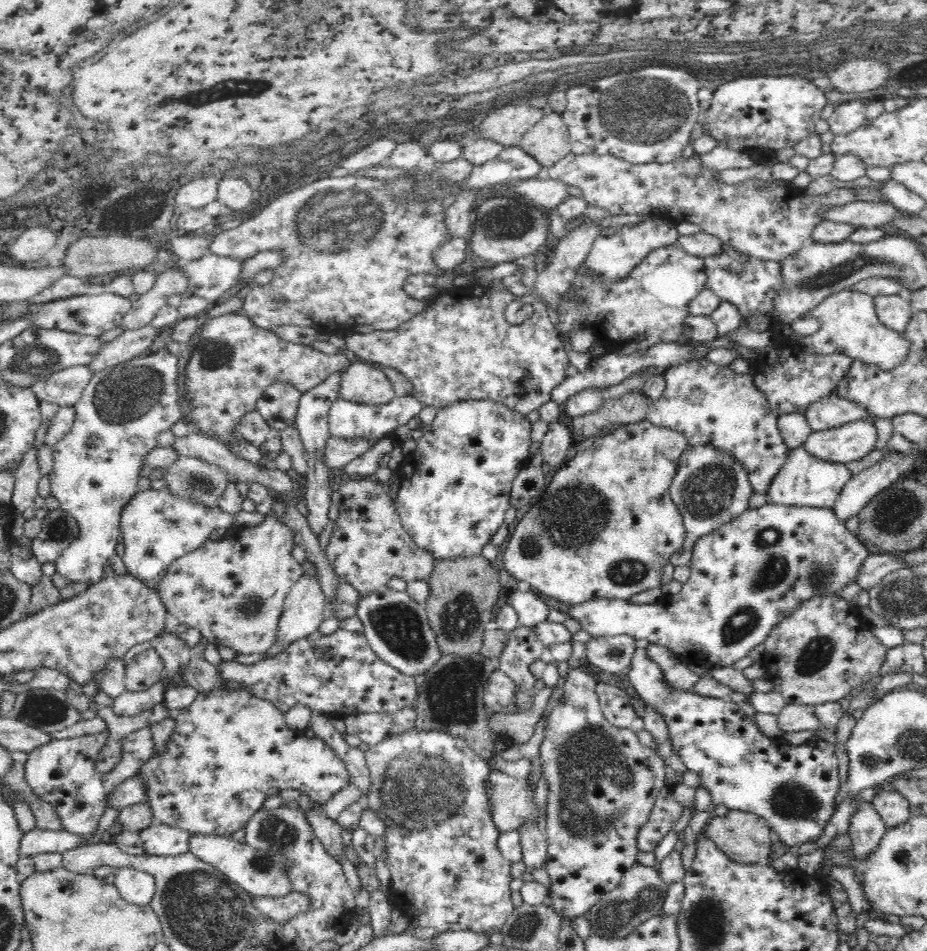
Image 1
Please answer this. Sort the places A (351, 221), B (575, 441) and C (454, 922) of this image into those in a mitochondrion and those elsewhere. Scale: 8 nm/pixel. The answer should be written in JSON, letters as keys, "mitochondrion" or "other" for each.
{"A":"mitochondrion","B":"other","C":"other"}

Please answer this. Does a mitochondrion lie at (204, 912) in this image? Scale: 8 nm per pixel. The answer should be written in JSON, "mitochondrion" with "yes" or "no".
{"mitochondrion":"yes"}

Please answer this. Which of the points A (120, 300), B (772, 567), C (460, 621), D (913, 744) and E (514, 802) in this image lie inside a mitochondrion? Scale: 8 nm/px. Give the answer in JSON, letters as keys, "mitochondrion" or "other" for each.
{"A":"other","B":"mitochondrion","C":"mitochondrion","D":"mitochondrion","E":"other"}

